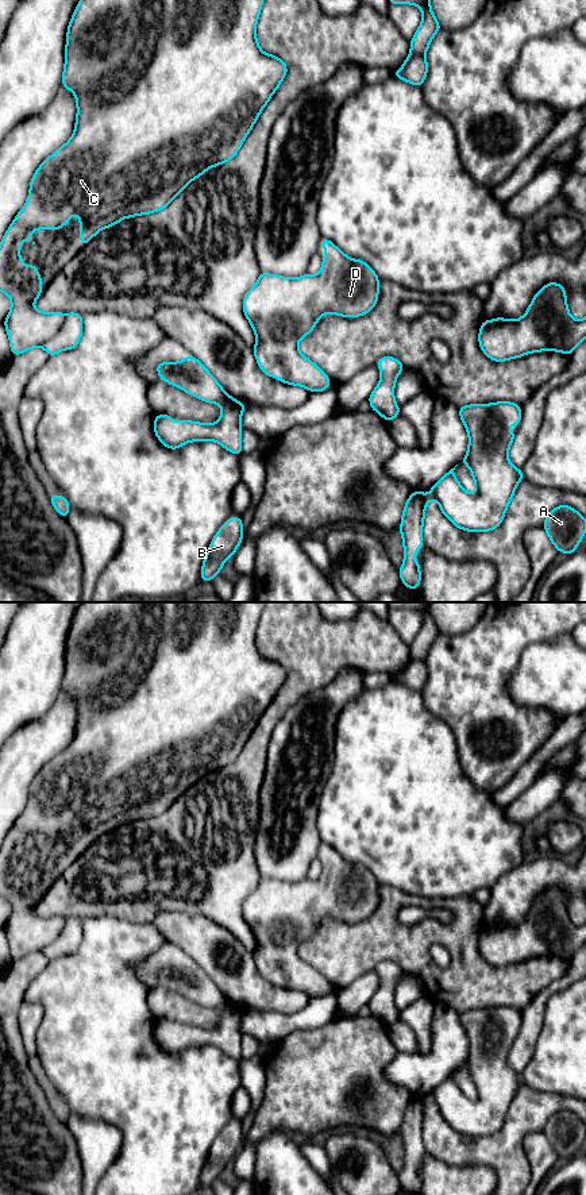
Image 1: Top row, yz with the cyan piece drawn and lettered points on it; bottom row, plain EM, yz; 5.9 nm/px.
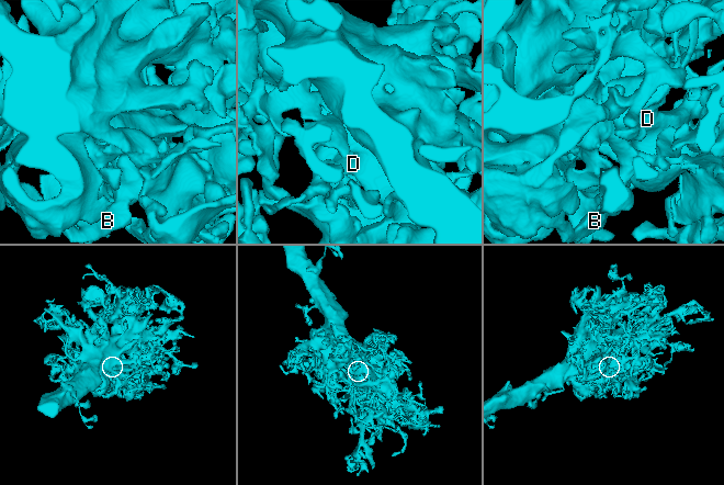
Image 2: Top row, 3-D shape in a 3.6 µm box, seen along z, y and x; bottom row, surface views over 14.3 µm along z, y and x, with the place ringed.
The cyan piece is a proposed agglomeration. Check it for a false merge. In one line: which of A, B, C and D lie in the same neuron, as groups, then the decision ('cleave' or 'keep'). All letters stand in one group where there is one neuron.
A B C D; keep

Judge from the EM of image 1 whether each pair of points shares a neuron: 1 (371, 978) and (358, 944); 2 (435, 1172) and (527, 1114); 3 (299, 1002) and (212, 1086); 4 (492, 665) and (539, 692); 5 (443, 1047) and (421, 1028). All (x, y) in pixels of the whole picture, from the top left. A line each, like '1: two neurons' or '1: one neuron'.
1: two neurons
2: two neurons
3: two neurons
4: two neurons
5: two neurons

